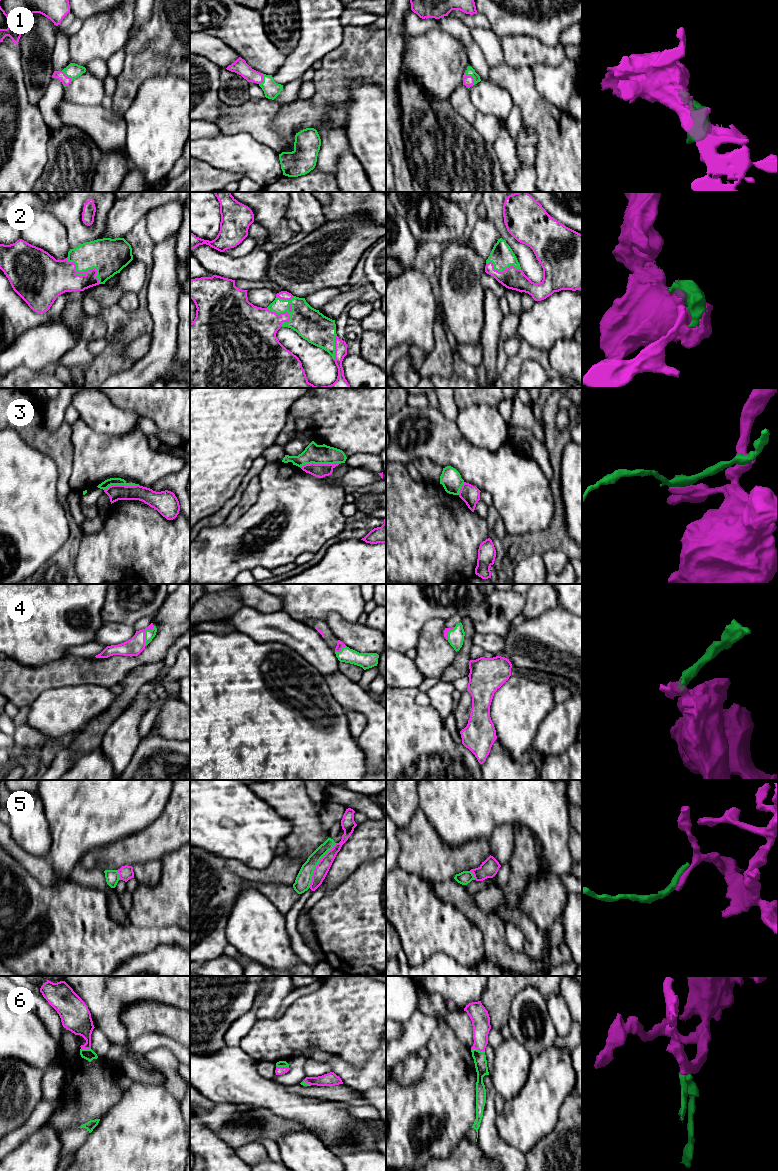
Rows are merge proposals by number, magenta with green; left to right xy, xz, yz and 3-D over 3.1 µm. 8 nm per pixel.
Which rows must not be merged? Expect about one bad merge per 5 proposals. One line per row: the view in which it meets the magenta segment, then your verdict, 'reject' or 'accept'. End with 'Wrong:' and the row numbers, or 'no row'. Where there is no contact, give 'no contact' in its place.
1: yz | accept
2: xy | accept
3: xz | reject
4: xy | accept
5: xz | accept
6: yz | accept
Wrong: 3

